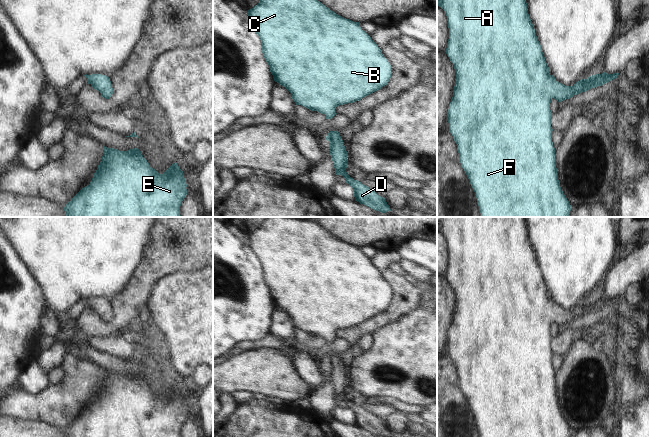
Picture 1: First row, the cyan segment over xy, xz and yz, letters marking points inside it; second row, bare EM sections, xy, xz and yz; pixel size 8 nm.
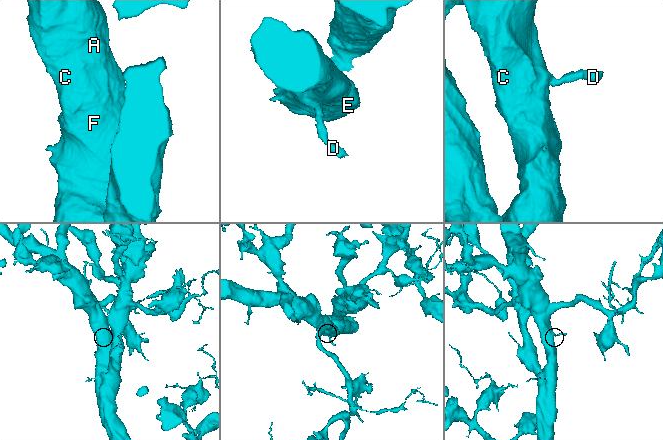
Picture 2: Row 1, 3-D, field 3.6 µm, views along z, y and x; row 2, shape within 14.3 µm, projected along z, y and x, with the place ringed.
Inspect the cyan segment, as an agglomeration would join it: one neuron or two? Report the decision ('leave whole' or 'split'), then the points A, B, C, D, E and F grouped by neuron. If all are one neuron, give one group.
leave whole | A B C D E F

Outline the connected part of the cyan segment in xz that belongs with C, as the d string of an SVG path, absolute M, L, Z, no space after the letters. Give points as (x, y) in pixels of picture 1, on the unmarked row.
M267 217L257 229L248 234L248 240L248 246L261 264L262 277L269 289L274 305L291 317L296 329L301 329L311 335L325 338L326 343L332 343L337 338L335 334L337 330L361 324L387 309L392 300L392 290L382 278L382 273L361 253L360 246L354 246L336 238L313 220L300 220L295 217Z

